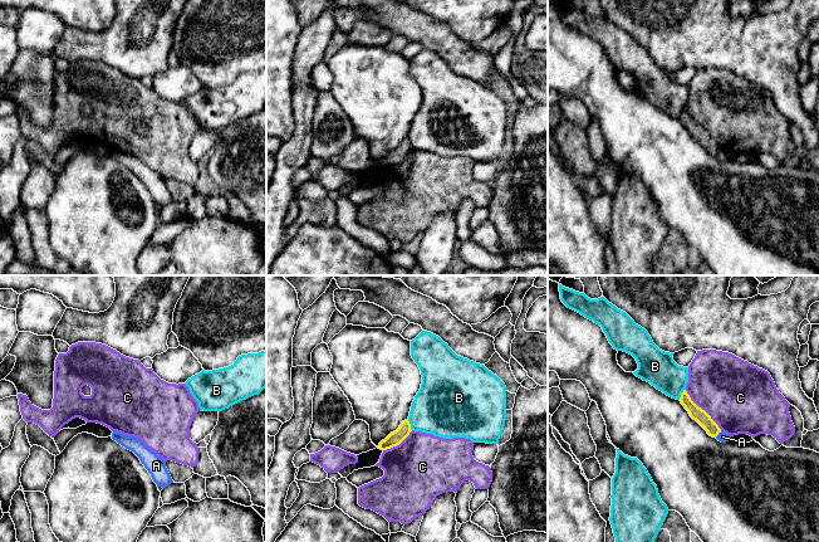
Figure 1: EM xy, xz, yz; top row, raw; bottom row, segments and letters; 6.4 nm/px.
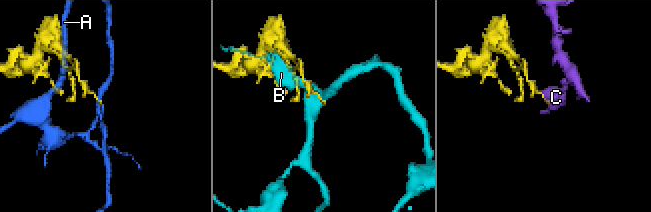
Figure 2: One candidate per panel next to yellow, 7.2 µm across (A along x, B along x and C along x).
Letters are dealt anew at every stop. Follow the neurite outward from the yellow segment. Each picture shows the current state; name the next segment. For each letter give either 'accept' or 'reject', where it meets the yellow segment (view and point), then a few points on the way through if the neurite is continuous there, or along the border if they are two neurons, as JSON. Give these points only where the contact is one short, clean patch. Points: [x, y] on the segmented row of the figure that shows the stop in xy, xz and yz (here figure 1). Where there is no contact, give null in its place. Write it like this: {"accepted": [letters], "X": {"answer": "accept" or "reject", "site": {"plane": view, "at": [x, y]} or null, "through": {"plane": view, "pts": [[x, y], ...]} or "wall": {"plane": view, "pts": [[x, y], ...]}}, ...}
{"accepted": [], "A": {"answer": "reject", "site": {"plane": "yz", "at": [717, 434]}, "wall": {"plane": "yz", "pts": [[721, 431], [715, 436]]}}, "B": {"answer": "reject", "site": {"plane": "yz", "at": [681, 394]}}, "C": {"answer": "reject", "site": {"plane": "yz", "at": [704, 410]}}}

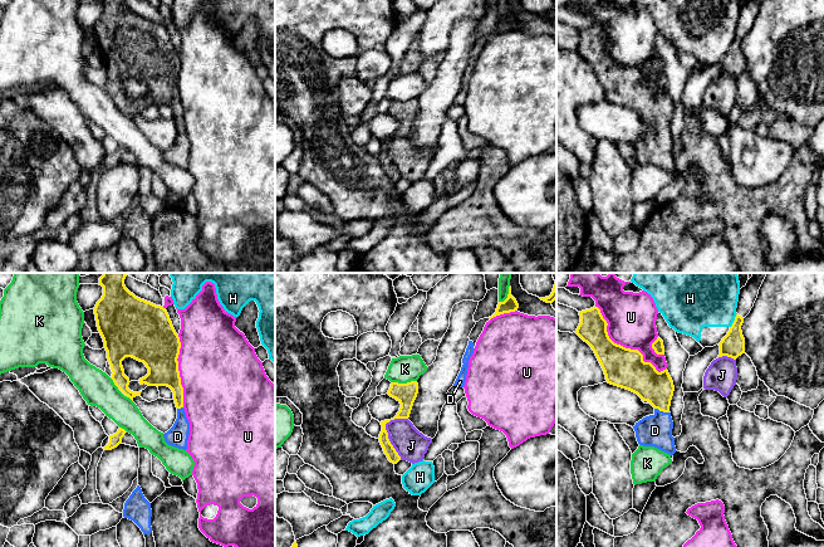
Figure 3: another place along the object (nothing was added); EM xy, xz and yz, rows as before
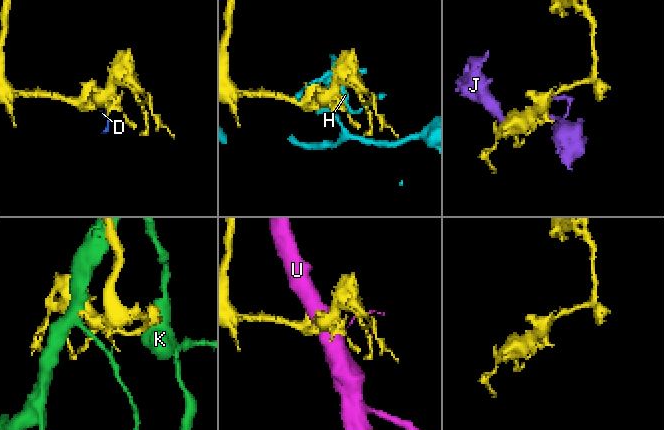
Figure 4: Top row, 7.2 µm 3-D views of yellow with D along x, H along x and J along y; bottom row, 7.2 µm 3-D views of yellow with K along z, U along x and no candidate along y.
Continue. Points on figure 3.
{"accepted": ["D"], "D": {"answer": "accept", "site": {"plane": "yz", "at": [662, 410]}, "through": {"plane": "yz", "pts": [[641, 377], [660, 396], [662, 410], [661, 424], [655, 430]]}}, "H": {"answer": "reject", "site": {"plane": "yz", "at": [734, 321]}}, "J": {"answer": "reject", "site": {"plane": "xz", "at": [387, 438]}}, "K": {"answer": "reject", "site": {"plane": "xz", "at": [403, 384]}}, "U": {"answer": "reject", "site": {"plane": "yz", "at": [624, 347]}}}

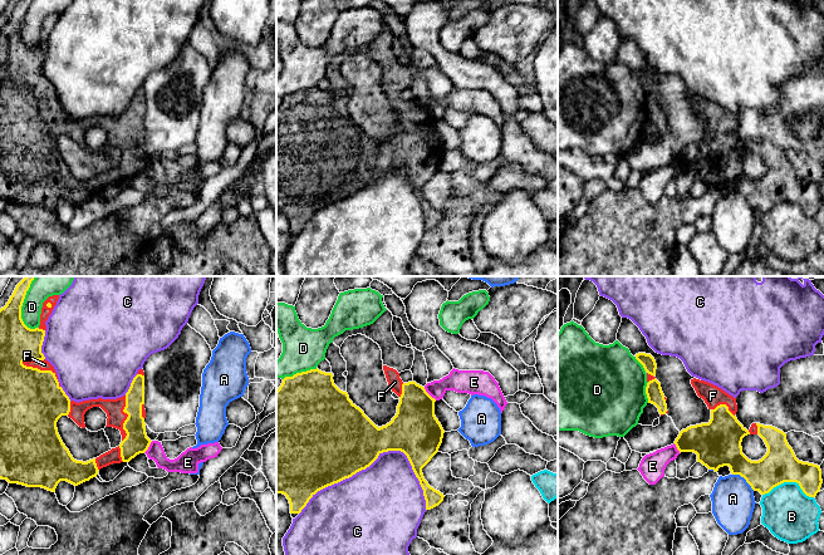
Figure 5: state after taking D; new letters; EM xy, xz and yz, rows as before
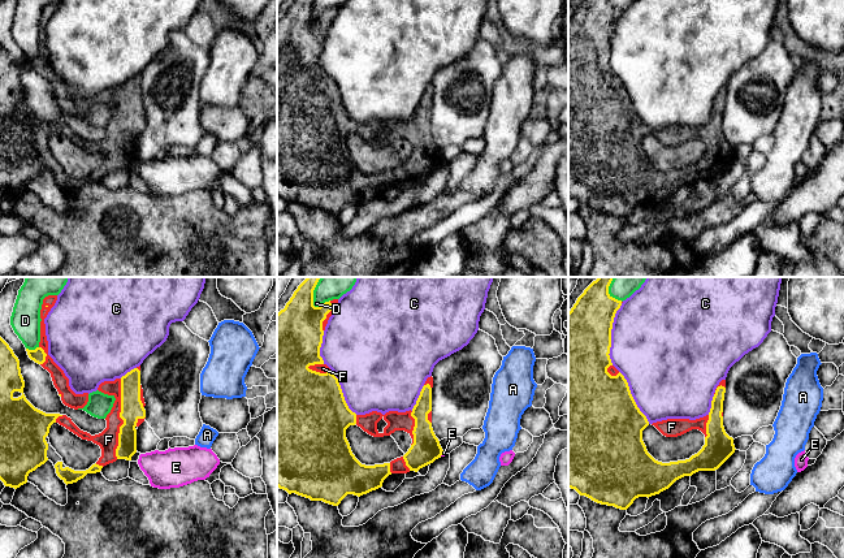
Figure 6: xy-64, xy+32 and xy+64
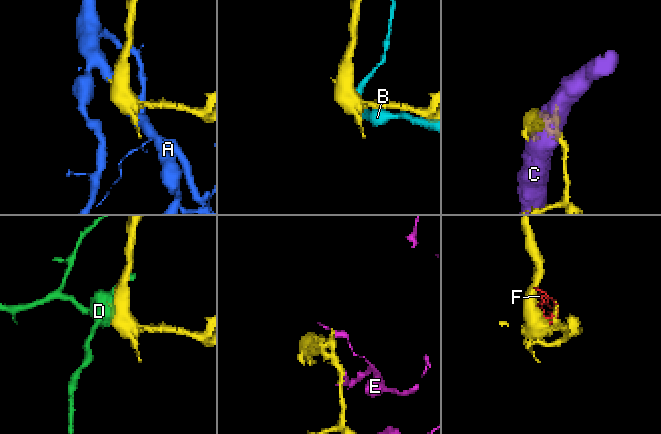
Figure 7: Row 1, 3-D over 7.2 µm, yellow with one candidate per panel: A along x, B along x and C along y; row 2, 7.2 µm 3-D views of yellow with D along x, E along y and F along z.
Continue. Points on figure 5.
{"accepted": ["F"], "A": {"answer": "reject", "site": {"plane": "yz", "at": [744, 477]}}, "B": {"answer": "reject", "site": {"plane": "yz", "at": [789, 481]}}, "C": {"answer": "reject", "site": {"plane": "xz", "at": [372, 462]}}, "D": {"answer": "reject", "site": {"plane": "xy", "at": [23, 301]}}, "E": {"answer": "reject", "site": {"plane": "xz", "at": [428, 394]}, "wall": {"plane": "xz", "pts": [[423, 387], [436, 399]]}}, "F": {"answer": "accept", "site": {"plane": "xy", "at": [44, 371]}}}

